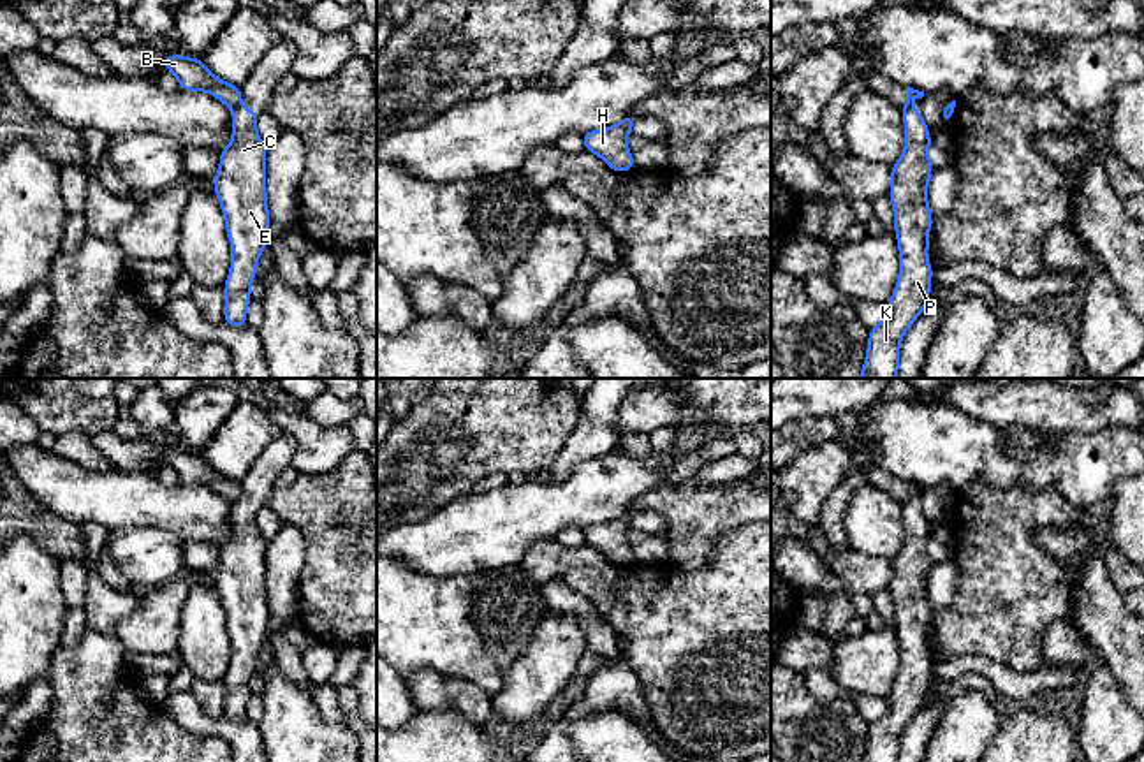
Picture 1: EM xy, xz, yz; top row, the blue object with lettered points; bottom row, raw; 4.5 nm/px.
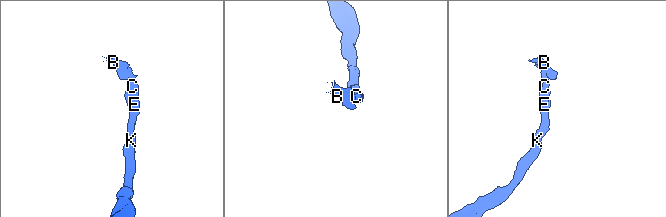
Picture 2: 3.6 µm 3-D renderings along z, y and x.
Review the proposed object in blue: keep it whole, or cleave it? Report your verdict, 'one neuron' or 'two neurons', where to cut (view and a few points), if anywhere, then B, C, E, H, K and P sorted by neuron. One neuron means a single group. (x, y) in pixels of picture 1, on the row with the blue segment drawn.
two neurons; cut xy (240, 102), (233, 109); groups B H / C E K P

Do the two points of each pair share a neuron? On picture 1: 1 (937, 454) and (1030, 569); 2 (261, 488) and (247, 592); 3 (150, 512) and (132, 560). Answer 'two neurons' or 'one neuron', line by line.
1: two neurons
2: one neuron
3: two neurons

